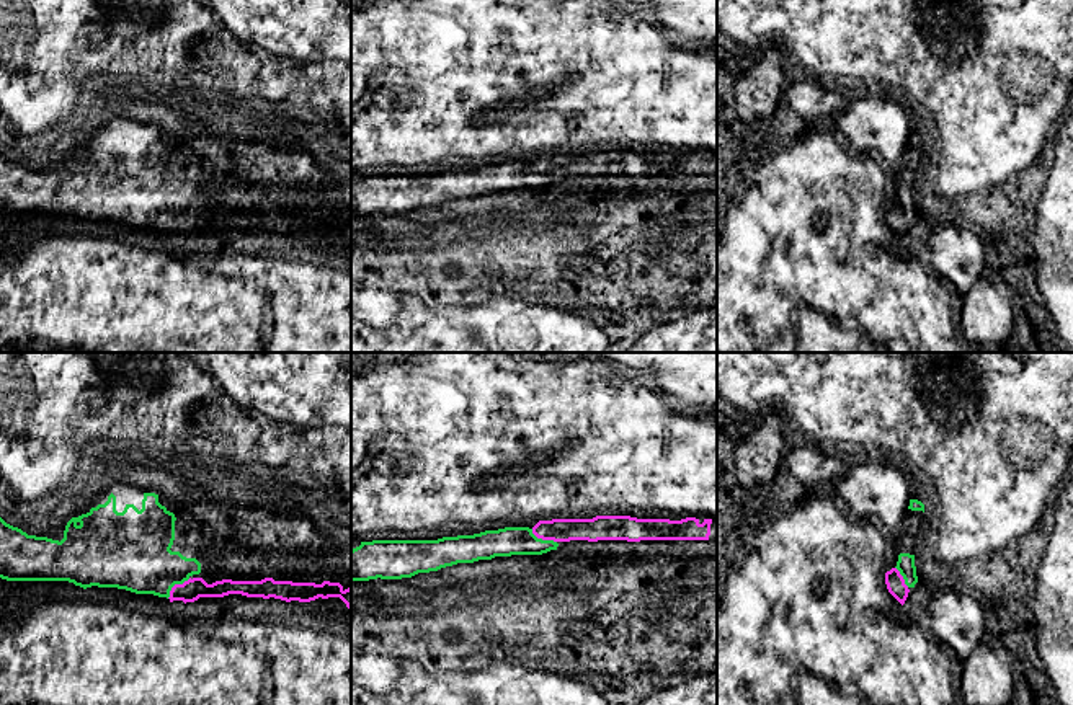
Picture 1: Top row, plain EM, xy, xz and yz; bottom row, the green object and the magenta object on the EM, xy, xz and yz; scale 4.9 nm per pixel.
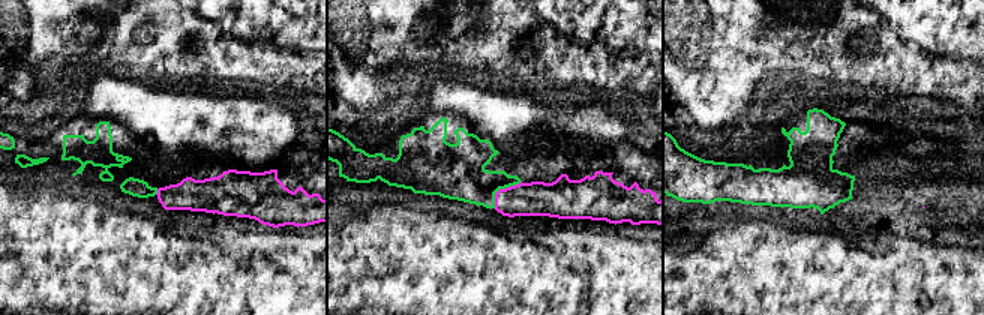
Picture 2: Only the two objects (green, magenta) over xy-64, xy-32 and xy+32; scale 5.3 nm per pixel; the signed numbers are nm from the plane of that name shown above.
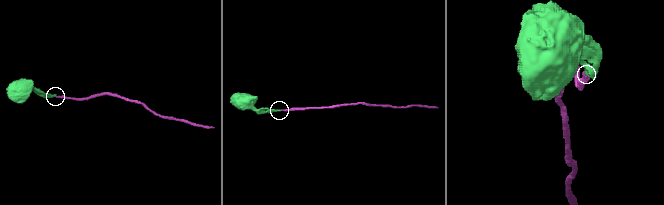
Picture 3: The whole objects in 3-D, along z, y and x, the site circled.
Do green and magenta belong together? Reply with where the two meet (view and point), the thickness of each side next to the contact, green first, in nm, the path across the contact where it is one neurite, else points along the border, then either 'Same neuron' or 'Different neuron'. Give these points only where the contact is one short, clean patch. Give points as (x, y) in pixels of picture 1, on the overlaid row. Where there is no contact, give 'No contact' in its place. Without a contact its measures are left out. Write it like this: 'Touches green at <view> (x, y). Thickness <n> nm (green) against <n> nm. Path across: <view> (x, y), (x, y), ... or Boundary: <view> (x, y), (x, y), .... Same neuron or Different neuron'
Touches green at xy (175, 583). Thickness 360 nm (green) against 110 nm. Path across: xy (134, 554), (175, 583), (191, 589). Same neuron

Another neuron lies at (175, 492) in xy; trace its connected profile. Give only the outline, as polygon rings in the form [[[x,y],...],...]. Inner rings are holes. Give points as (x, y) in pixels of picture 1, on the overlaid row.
[[[106,462],[105,475],[116,483],[136,486],[145,493],[155,493],[158,503],[173,512],[175,517],[191,504],[204,501],[232,499],[212,486],[201,486],[189,478],[162,468],[139,463]]]

